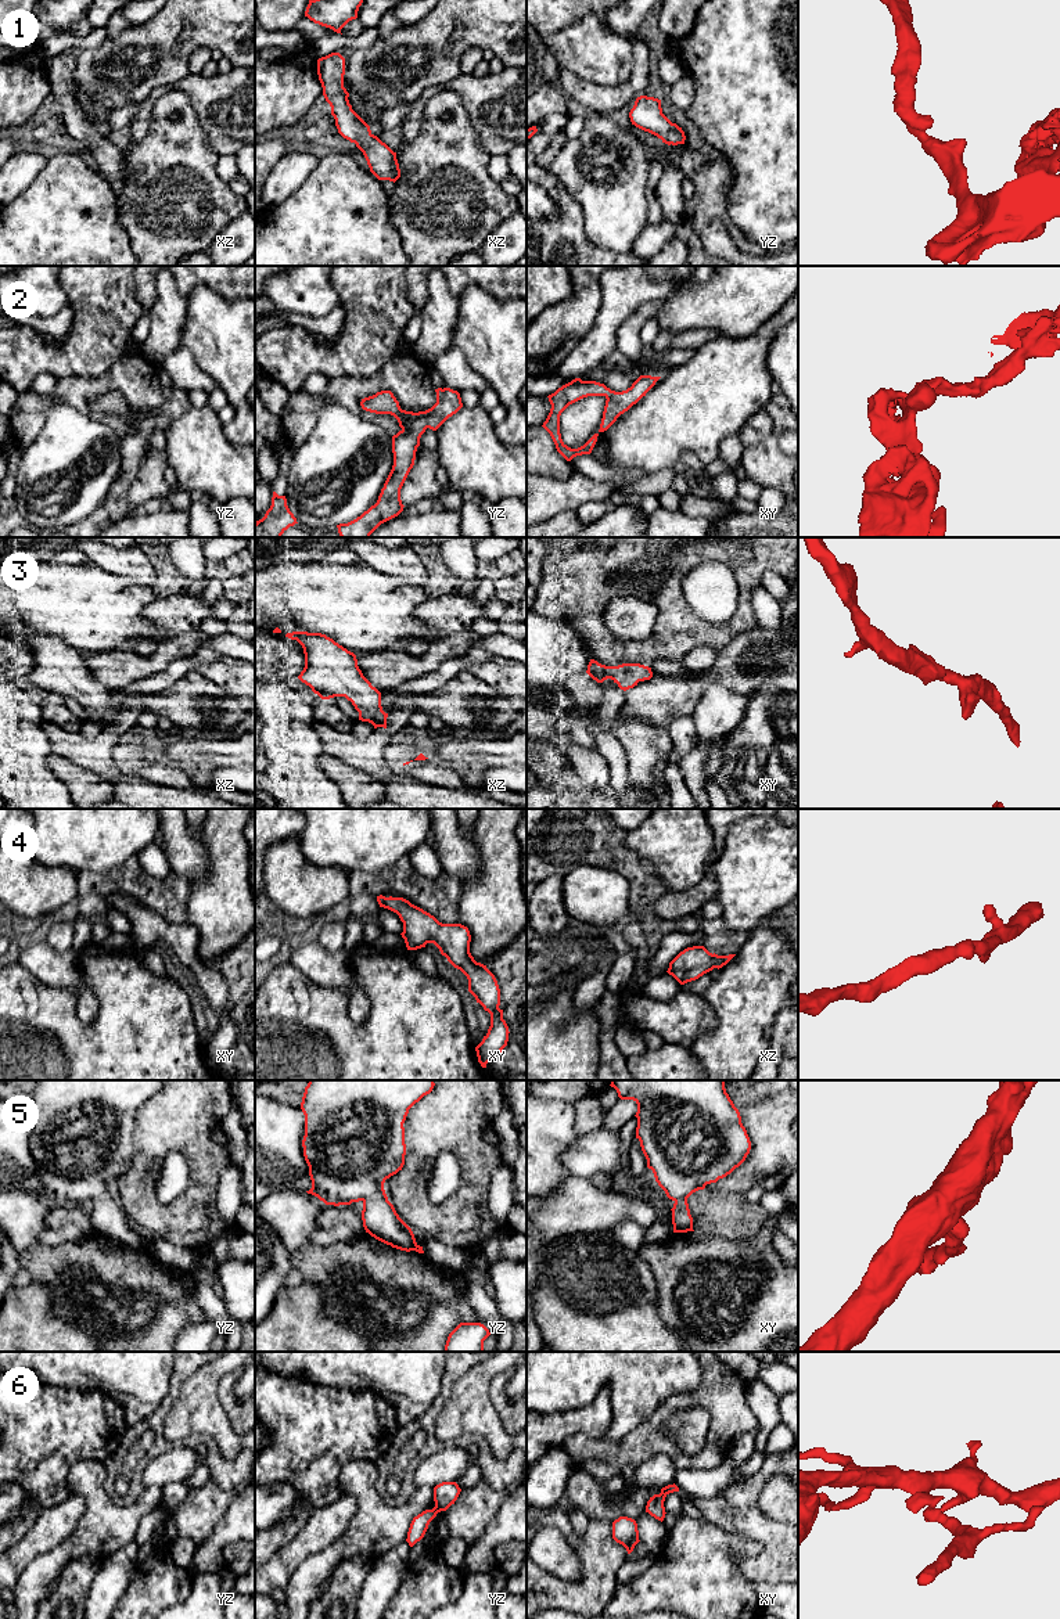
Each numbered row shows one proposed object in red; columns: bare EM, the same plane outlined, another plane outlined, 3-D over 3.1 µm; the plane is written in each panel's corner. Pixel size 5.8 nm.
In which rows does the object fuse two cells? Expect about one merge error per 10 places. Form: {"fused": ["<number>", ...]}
{"fused": []}

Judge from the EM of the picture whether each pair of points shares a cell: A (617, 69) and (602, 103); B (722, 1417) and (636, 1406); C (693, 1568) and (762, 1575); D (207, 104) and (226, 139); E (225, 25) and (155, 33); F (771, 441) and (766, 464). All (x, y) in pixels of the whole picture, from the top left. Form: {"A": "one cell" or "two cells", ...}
{"A": "two cells", "B": "two cells", "C": "two cells", "D": "one cell", "E": "one cell", "F": "one cell"}

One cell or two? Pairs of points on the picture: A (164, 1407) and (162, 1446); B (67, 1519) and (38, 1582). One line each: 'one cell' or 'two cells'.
A: one cell
B: two cells

